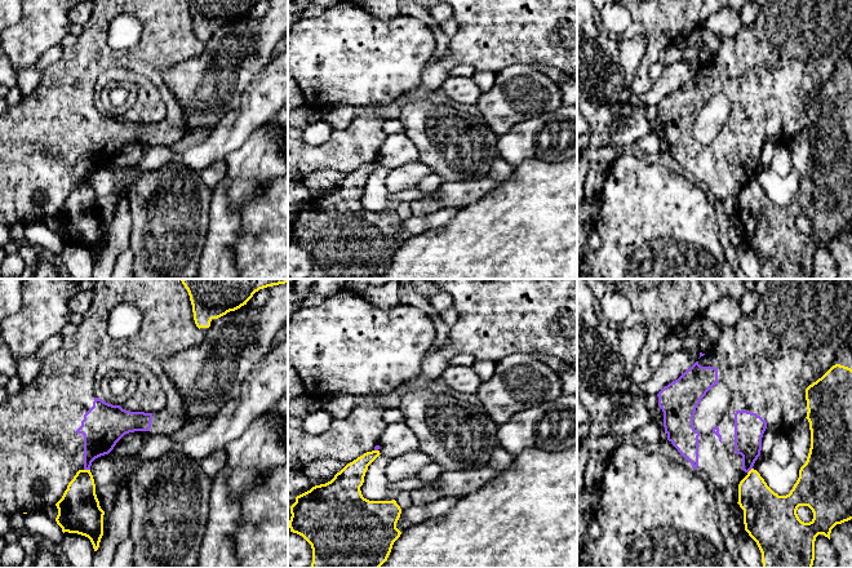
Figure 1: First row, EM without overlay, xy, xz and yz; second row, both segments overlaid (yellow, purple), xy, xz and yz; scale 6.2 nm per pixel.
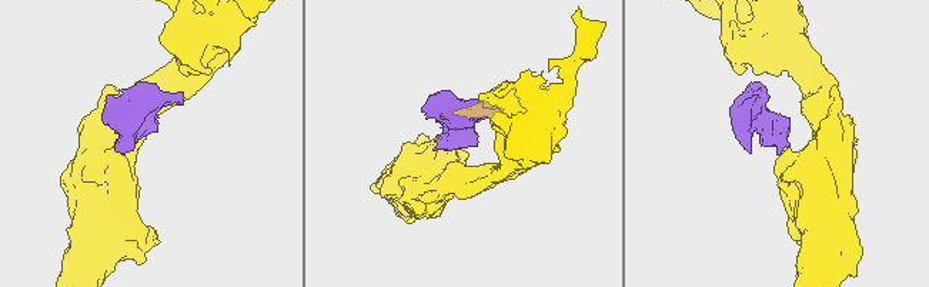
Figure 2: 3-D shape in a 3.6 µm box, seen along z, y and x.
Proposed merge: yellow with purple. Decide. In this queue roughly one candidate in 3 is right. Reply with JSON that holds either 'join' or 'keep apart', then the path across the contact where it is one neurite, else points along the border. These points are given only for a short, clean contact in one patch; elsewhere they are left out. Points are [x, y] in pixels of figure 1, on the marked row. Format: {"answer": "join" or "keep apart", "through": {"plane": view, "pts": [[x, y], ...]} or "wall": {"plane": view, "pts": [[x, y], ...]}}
{"answer": "keep apart", "wall": {"plane": "xy", "pts": [[84, 469], [89, 470]]}}

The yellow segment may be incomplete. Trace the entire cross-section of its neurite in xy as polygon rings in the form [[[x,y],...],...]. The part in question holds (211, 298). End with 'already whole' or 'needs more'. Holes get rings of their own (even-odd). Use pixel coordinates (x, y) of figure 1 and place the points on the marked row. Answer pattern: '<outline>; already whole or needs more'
[[[181,279],[188,292],[196,327],[209,328],[213,319],[235,311],[259,289],[288,279]]]; already whole

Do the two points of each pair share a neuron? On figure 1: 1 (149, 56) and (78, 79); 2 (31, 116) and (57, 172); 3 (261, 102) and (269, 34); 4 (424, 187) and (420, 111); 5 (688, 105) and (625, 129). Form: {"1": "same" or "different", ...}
{"1": "same", "2": "same", "3": "different", "4": "different", "5": "different"}

